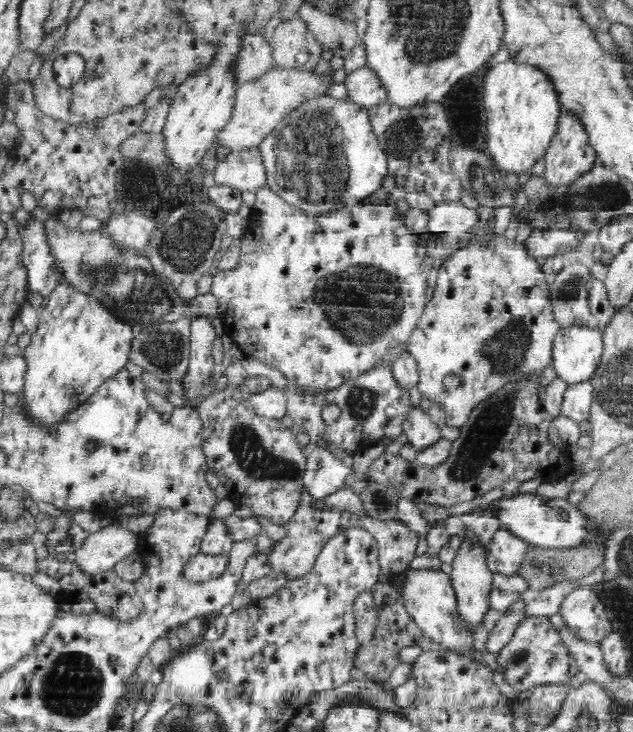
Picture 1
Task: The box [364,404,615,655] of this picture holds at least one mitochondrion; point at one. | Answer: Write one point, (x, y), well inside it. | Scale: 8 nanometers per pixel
(543, 565)

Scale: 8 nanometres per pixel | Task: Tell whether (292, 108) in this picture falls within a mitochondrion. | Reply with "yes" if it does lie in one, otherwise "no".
yes

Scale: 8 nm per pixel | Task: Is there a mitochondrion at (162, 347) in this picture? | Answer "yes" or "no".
yes

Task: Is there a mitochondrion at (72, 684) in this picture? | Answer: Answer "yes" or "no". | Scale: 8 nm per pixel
yes

